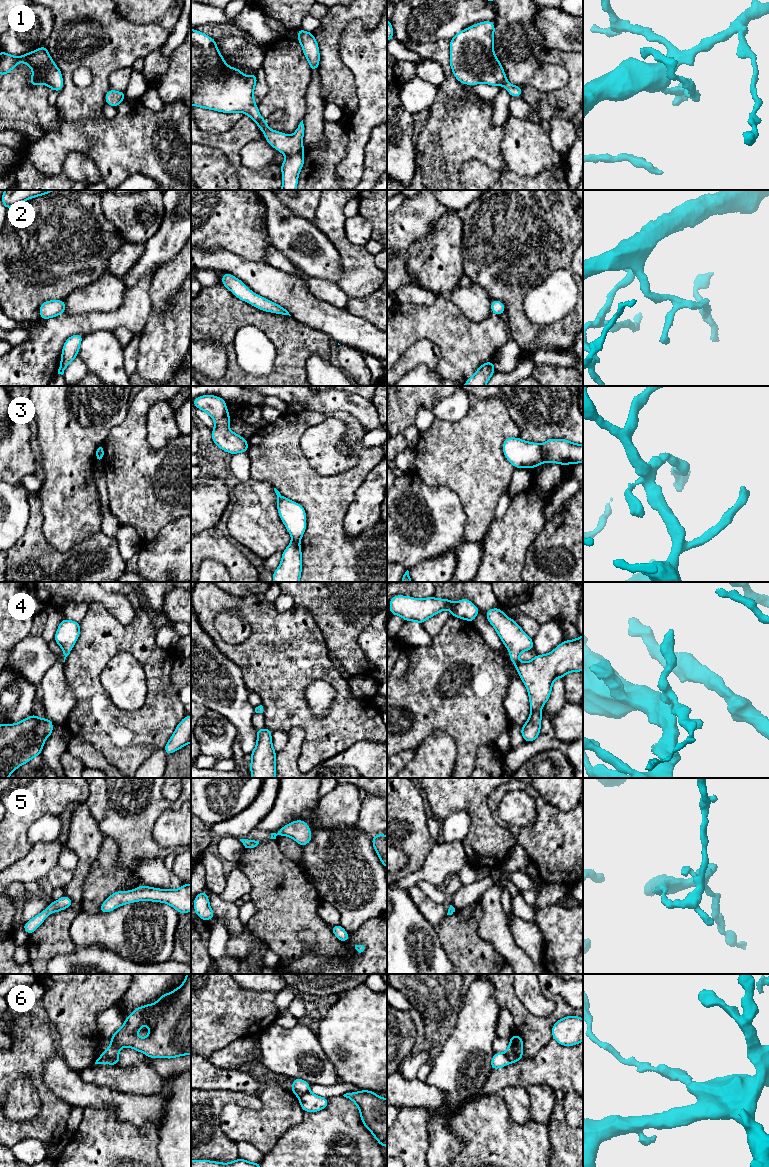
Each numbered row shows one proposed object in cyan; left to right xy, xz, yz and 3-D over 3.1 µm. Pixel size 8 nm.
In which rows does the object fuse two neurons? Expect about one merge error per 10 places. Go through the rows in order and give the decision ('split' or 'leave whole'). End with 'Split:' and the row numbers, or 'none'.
1: leave whole
2: leave whole
3: split
4: leave whole
5: leave whole
6: split
Split: 3, 6

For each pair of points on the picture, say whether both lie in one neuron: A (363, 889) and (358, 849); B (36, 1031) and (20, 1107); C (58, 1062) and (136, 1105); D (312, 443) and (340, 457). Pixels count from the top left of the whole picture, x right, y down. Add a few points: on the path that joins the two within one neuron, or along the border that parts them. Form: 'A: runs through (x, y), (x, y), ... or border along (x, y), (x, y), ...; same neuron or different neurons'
A: runs through (358, 879), (358, 859); same neuron
B: border along (10, 1085), (18, 1078), (26, 1075), (39, 1096); different neurons
C: runs through (74, 1083), (86, 1095), (113, 1098), (115, 1100); same neuron
D: runs through (319, 444), (333, 456); same neuron

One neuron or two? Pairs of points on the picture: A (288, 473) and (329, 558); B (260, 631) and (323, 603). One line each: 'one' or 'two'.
A: one
B: two

